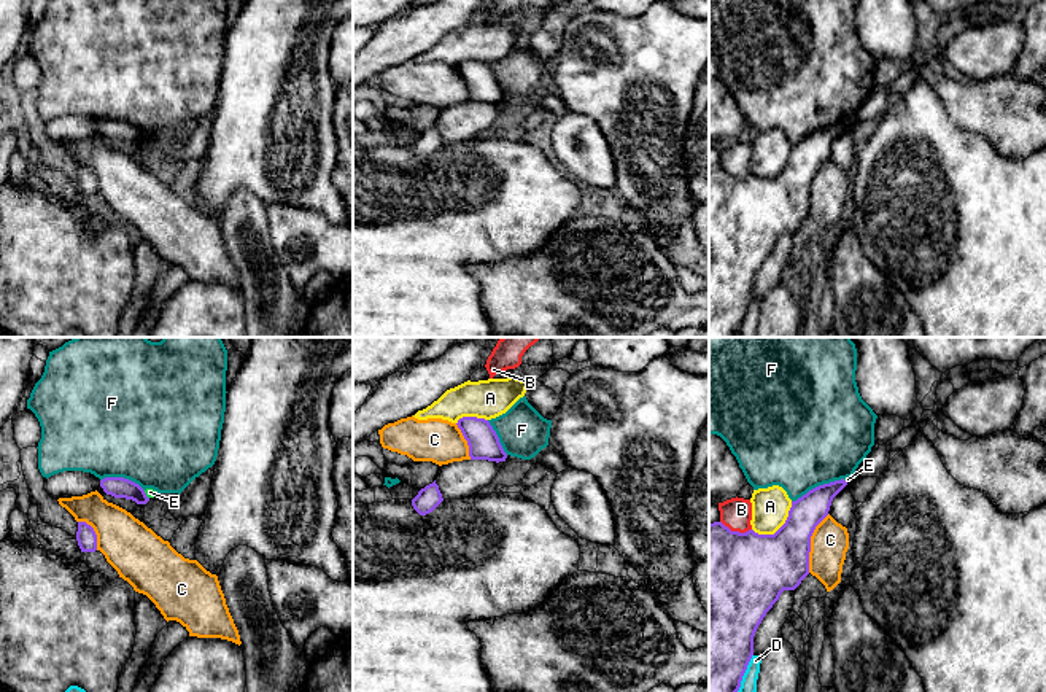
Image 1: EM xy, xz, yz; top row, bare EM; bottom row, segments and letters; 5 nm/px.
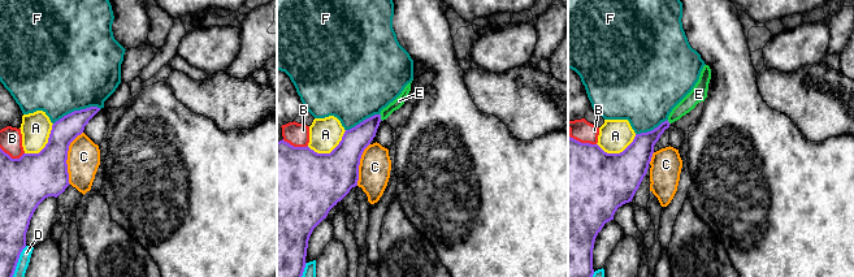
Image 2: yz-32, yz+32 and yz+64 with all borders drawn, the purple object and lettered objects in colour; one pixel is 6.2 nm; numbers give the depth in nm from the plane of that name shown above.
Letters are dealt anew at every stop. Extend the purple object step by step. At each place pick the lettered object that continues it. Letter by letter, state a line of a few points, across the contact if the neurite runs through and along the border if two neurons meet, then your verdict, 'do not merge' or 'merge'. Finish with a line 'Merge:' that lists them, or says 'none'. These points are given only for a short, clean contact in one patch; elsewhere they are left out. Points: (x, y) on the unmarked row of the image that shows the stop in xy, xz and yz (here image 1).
A: do not merge
B: do not merge
C: do not merge
D: do not merge
E: line xy (143, 134), (148, 142); do not merge
F: do not merge
Merge: none

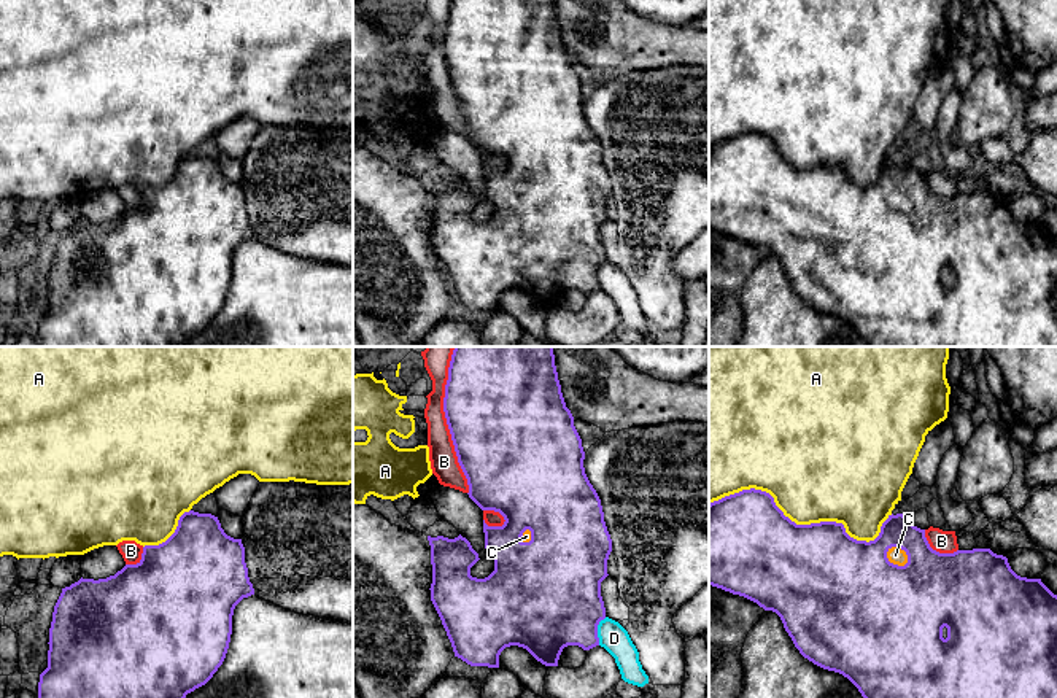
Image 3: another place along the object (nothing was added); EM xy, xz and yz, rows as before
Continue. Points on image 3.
A: do not merge
B: do not merge
C: merge
D: do not merge
Merge: C

